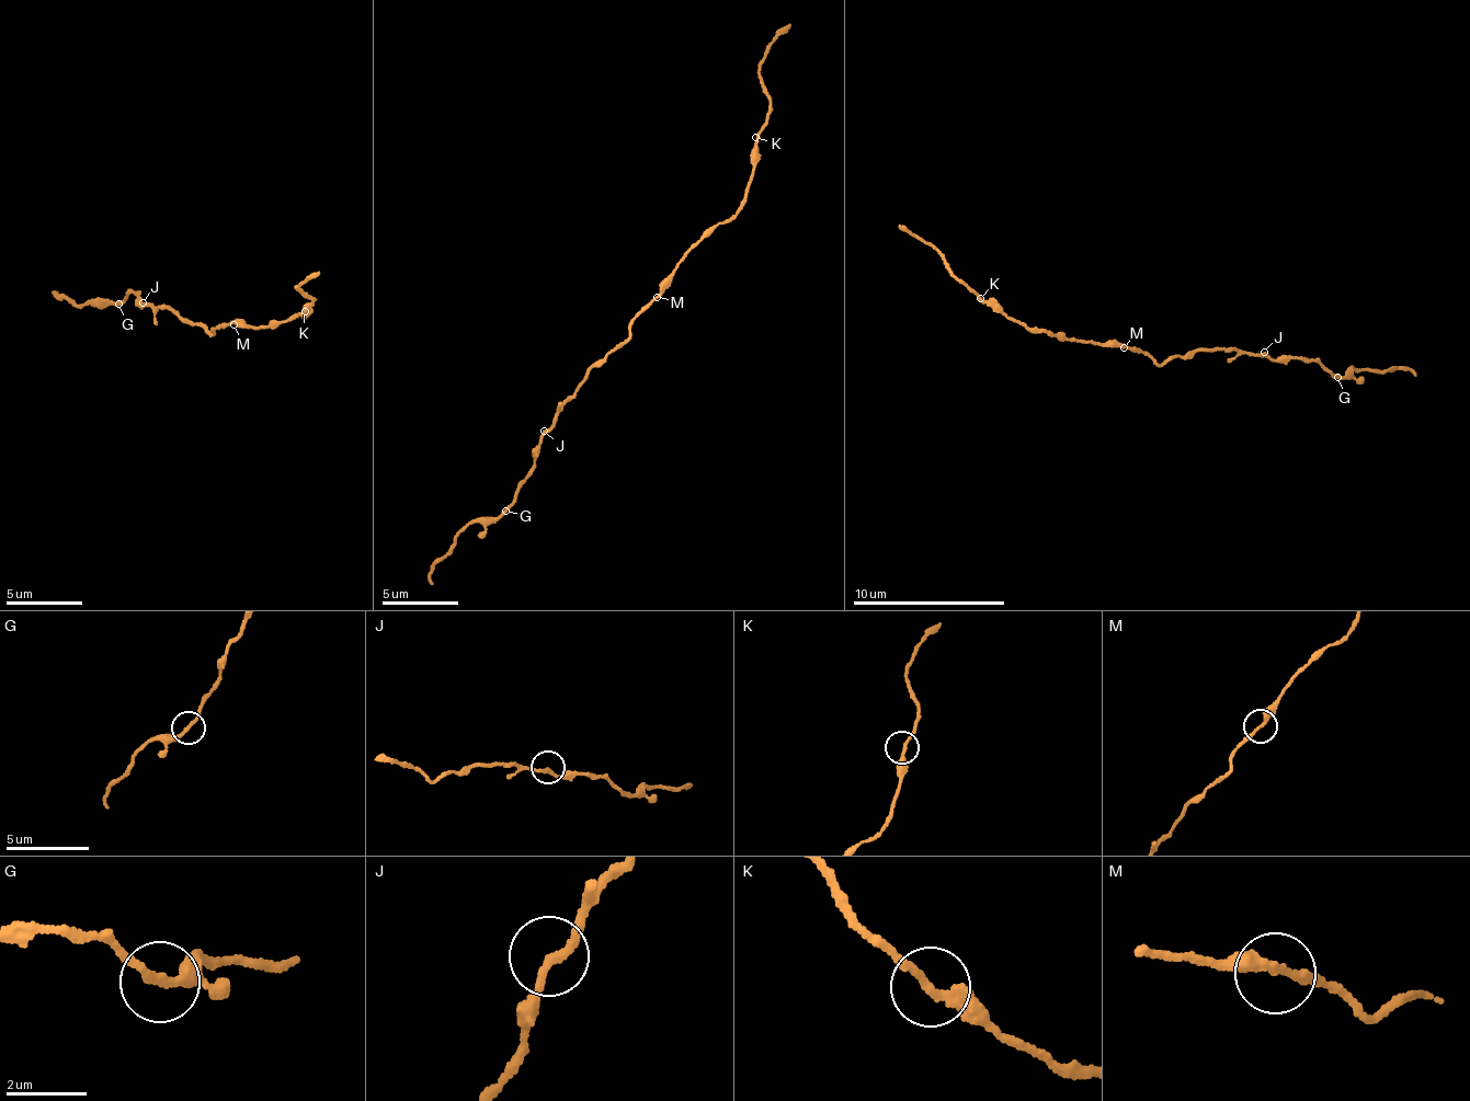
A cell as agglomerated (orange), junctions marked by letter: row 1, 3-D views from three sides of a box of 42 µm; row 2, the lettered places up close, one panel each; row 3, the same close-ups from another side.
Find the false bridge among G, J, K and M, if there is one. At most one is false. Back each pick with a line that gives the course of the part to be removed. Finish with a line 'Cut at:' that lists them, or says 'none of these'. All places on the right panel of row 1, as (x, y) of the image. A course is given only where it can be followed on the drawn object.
Cut at: none of these

